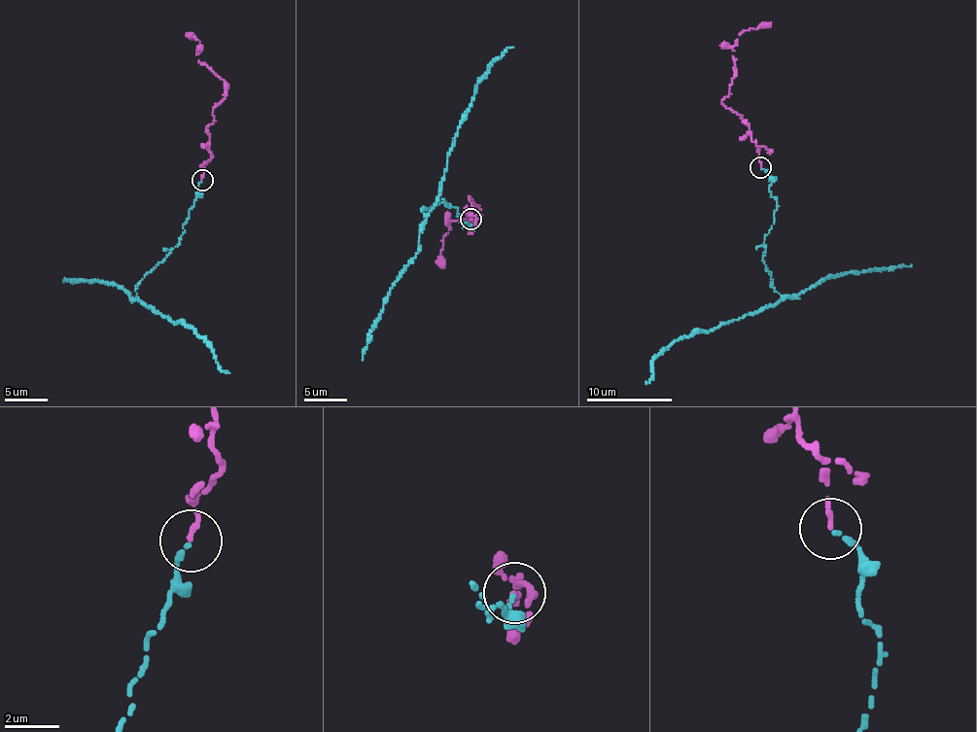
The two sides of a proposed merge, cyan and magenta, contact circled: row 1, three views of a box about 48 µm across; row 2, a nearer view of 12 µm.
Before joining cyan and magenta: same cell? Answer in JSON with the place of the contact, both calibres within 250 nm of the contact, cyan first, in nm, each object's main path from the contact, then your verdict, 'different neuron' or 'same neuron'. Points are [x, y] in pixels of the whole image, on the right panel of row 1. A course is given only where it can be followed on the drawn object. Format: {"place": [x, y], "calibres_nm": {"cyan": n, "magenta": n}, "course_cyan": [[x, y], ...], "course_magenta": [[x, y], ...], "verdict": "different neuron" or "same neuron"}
{"place": [760, 167], "calibres_nm": {"cyan": 170, "magenta": 180}, "course_cyan": [[761, 169], [769, 174], [769, 191], [777, 205], [762, 261], [781, 298], [680, 336], [652, 361], [646, 383]], "course_magenta": [[761, 167], [750, 125], [722, 101], [736, 70], [733, 46], [745, 30], [757, 29], [771, 22]], "verdict": "same neuron"}

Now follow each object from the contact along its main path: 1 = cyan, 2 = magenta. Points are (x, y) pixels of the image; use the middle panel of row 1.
1: (471, 219), (465, 226), (456, 207), (438, 202), (423, 208), (427, 213), (436, 203), (475, 85), (513, 47)
2: (471, 219), (476, 219), (467, 212), (471, 196), (479, 206), (477, 217), (449, 222), (444, 267)

